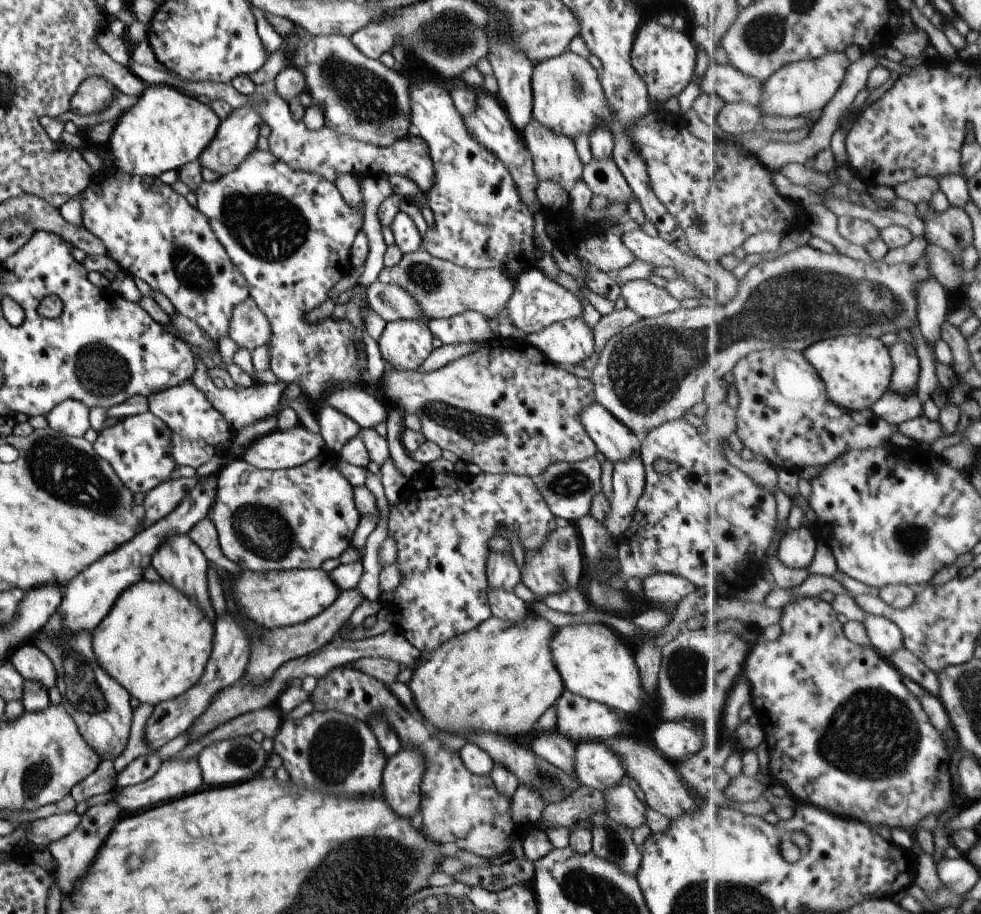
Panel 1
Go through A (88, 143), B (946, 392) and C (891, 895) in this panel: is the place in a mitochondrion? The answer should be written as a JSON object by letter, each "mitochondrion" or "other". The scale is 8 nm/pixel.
{"A":"other","B":"other","C":"other"}

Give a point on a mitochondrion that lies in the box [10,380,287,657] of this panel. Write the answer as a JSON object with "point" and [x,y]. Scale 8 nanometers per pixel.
{"point":[66,473]}

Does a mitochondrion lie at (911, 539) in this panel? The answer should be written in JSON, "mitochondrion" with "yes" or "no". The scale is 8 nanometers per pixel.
{"mitochondrion":"yes"}

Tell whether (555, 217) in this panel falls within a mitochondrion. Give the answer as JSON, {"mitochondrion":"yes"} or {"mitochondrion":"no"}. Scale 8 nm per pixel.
{"mitochondrion":"no"}

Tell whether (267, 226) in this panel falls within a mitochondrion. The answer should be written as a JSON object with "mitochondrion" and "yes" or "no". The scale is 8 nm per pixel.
{"mitochondrion":"yes"}

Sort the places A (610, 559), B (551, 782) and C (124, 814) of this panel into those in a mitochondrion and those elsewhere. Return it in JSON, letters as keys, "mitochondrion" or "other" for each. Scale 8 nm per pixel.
{"A":"other","B":"mitochondrion","C":"other"}

